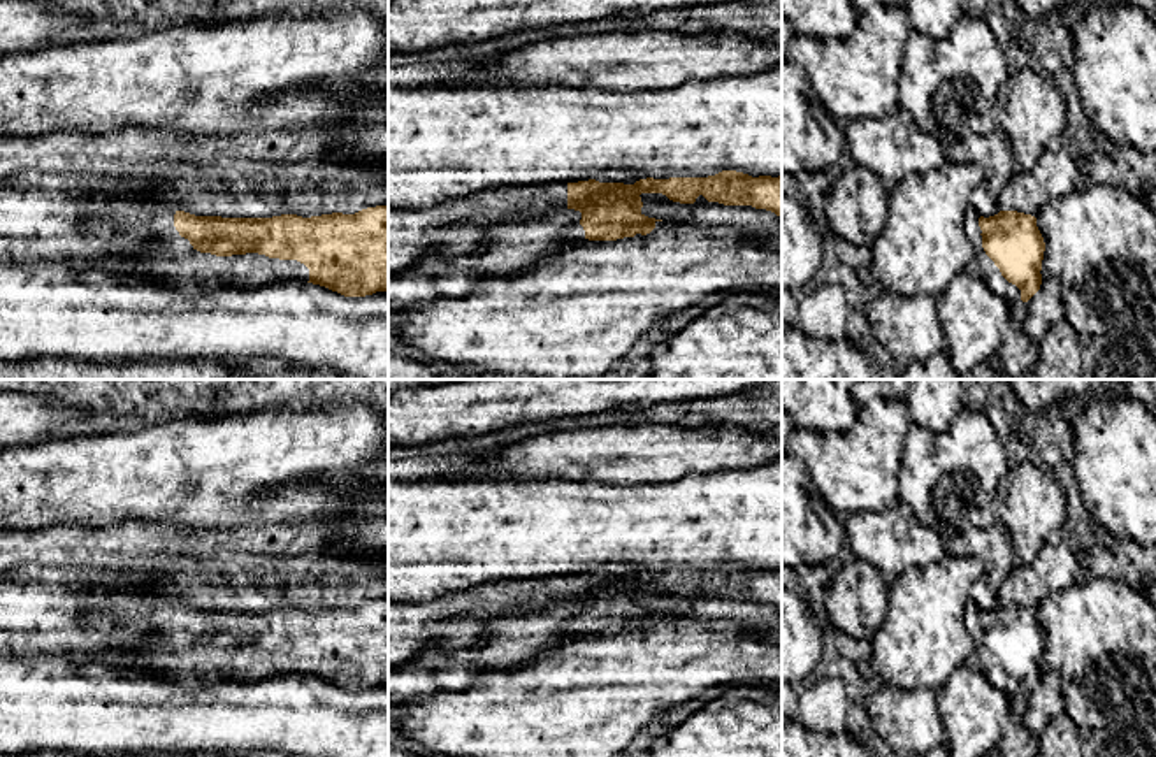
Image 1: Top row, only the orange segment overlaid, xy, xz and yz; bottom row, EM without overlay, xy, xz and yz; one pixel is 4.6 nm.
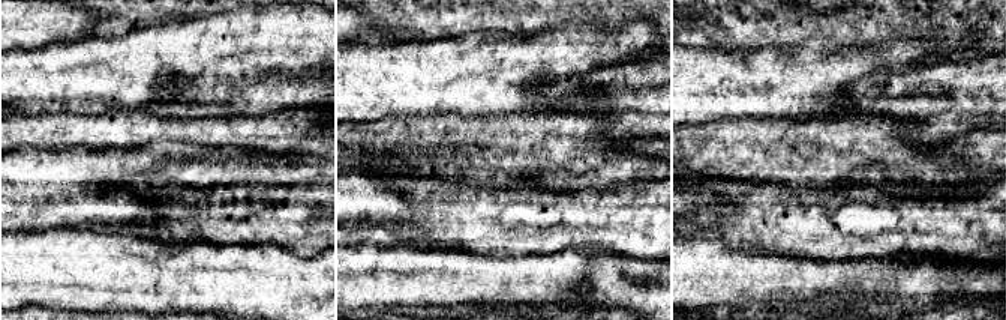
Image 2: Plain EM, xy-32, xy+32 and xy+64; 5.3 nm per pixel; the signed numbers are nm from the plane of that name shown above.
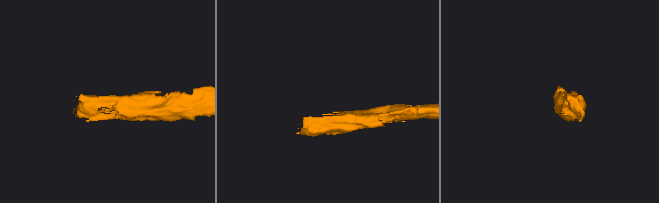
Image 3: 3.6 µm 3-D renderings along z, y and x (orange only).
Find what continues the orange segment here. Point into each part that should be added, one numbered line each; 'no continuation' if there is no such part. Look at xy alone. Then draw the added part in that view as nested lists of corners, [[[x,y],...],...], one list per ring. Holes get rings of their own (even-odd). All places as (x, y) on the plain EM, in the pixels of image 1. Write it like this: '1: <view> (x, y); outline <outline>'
1: xy (169, 650); outline [[[109,592],[84,606],[93,625],[137,625],[148,634],[137,646],[112,646],[91,655],[69,655],[74,662],[100,659],[132,664],[170,678],[213,683],[216,678],[307,676],[309,662],[297,653],[258,646],[216,650],[197,645],[174,620],[176,602],[160,594]]]

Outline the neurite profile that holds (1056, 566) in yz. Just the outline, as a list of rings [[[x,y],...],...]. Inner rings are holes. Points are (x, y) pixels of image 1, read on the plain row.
[[[1058,534],[1042,546],[1033,569],[1051,592],[1065,590],[1080,578],[1075,553]]]

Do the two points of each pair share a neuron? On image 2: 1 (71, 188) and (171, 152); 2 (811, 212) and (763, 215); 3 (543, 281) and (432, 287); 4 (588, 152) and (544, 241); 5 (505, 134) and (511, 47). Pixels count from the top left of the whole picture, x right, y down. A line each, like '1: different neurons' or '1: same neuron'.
1: same neuron
2: same neuron
3: same neuron
4: different neurons
5: different neurons

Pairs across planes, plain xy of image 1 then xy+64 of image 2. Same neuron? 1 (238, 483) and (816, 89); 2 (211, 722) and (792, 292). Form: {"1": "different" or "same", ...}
{"1": "same", "2": "same"}

